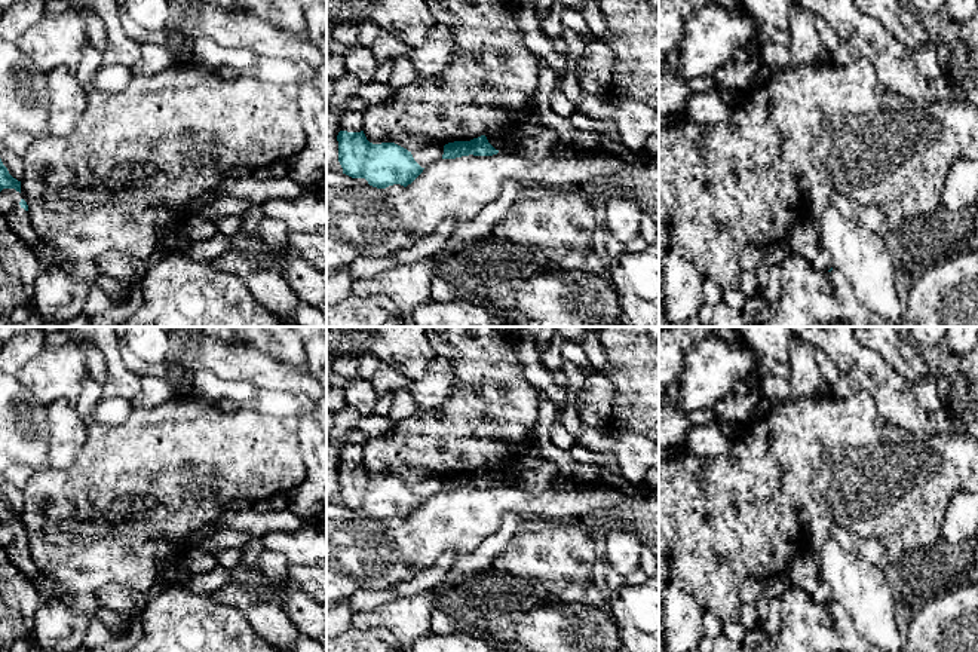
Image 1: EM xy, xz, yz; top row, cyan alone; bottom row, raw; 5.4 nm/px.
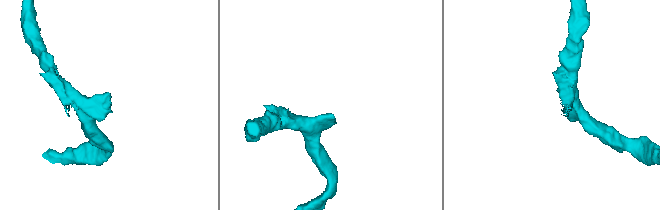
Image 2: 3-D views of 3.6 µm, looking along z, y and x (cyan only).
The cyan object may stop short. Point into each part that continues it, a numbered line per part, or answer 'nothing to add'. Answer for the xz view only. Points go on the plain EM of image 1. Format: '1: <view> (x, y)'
1: xz (506, 474)

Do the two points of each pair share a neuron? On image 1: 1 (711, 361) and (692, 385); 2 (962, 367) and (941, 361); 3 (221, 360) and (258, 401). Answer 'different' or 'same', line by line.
1: same
2: same
3: different

